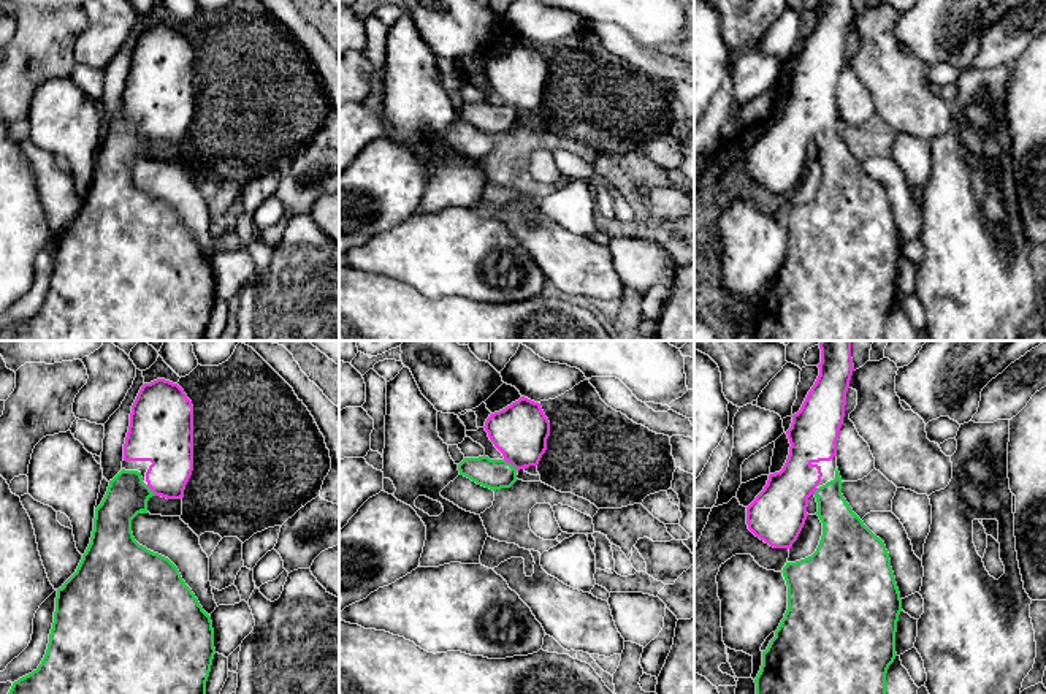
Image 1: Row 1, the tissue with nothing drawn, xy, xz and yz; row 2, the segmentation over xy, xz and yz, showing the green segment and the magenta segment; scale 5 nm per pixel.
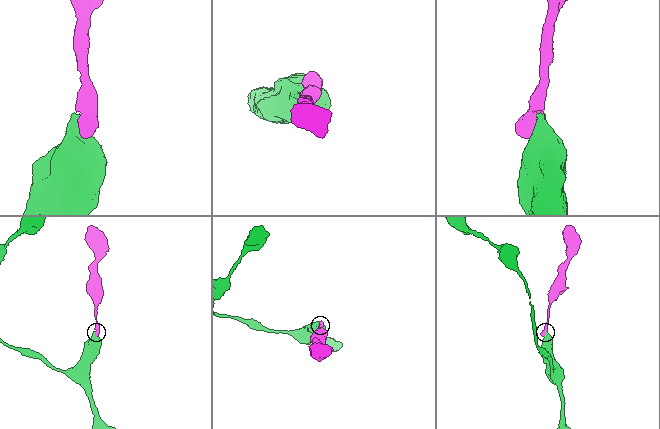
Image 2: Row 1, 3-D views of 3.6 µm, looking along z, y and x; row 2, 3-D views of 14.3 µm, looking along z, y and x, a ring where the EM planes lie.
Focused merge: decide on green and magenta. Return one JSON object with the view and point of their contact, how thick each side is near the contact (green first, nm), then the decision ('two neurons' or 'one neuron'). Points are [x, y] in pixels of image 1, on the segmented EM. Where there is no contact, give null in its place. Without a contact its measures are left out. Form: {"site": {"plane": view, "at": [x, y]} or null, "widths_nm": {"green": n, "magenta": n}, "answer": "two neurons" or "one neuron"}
{"site": {"plane": "xz", "at": [509, 463]}, "widths_nm": {"green": 160, "magenta": 280}, "answer": "one neuron"}

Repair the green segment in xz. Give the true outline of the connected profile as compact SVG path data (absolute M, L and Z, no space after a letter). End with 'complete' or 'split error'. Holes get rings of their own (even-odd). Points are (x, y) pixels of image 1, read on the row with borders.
M525 396L506 409L490 414L485 421L490 440L502 453L502 459L488 456L464 458L458 464L464 475L493 491L510 488L520 469L537 466L547 450L550 421L539 402Z | split error

